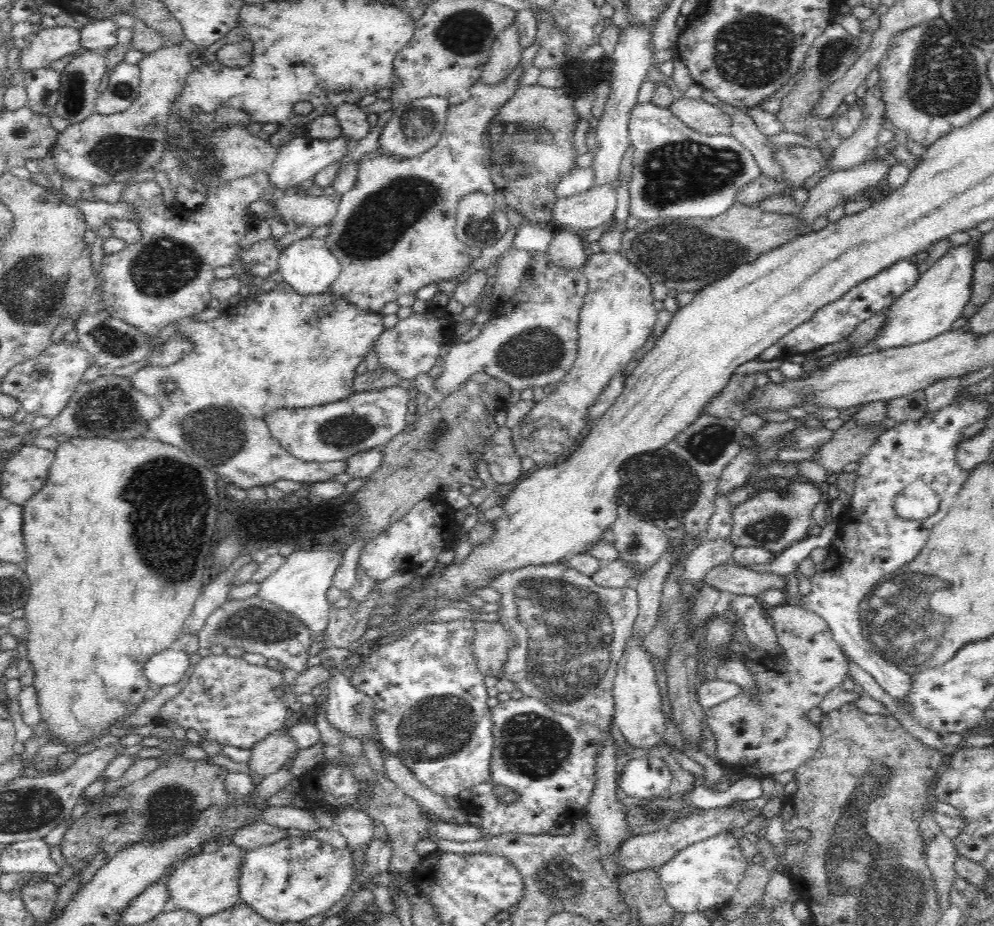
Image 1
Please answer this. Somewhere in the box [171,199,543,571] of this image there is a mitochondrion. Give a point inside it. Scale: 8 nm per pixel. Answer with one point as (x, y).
(216, 419)

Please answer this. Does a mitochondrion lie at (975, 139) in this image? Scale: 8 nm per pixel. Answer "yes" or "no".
no

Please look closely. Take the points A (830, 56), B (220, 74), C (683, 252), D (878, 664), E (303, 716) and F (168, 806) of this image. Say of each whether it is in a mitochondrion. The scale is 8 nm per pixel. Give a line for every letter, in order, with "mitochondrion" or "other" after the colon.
A: mitochondrion
B: other
C: mitochondrion
D: mitochondrion
E: other
F: mitochondrion

